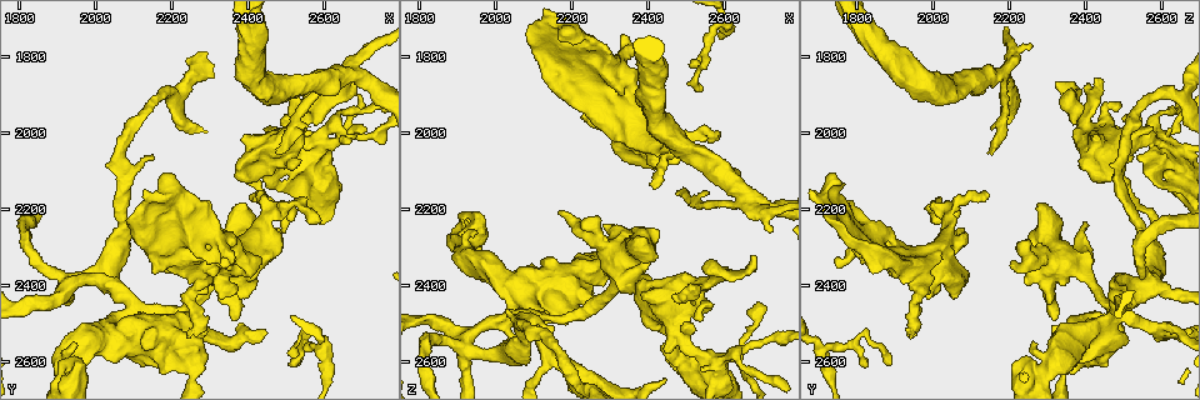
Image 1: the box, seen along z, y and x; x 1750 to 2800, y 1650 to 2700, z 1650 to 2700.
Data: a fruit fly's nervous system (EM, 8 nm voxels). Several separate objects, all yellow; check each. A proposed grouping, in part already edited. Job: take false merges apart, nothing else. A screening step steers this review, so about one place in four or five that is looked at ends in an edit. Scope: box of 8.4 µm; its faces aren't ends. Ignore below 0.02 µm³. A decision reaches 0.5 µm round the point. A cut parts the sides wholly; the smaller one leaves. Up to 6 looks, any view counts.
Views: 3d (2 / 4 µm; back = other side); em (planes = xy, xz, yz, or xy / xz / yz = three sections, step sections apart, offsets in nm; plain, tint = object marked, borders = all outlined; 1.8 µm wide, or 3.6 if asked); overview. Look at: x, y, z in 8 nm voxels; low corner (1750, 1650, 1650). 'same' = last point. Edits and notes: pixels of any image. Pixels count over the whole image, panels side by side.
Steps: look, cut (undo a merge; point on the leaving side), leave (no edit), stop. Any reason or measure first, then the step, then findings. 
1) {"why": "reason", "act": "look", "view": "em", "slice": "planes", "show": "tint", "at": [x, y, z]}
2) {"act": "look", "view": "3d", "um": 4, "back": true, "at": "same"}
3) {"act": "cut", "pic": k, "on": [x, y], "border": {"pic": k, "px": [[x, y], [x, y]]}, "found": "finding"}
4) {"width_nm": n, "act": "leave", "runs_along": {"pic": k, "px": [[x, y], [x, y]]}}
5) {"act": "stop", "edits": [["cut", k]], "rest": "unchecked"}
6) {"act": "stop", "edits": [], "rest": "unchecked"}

{"why": "four or more arms meet", "act": "look", "view": "3d", "um": 4, "at": [1920, 2385, 2555]}

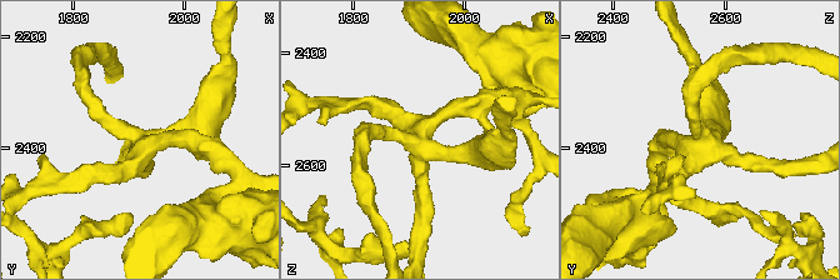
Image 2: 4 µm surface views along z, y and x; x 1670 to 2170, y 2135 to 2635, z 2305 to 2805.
{"why": "now the EM", "act": "look", "view": "em", "slice": "xz", "step": 16, "show": "tint", "at": [1925, 2385, 2550]}

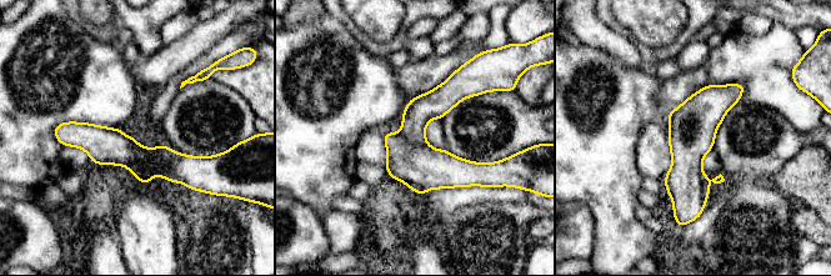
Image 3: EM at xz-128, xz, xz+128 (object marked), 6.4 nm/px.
{"act": "look", "view": "em", "slice": "planes", "show": "tint", "at": "same"}

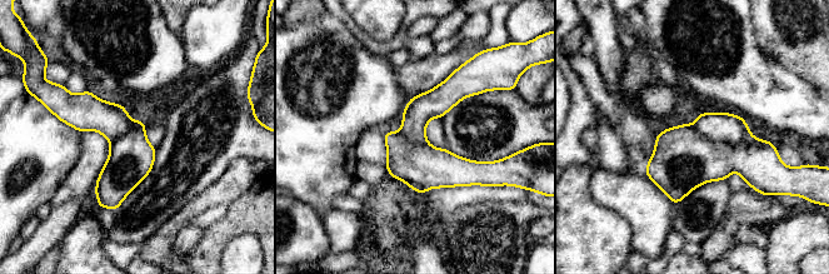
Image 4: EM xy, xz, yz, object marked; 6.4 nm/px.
{"width_nm": 300, "act": "leave", "found": "all the same neuron"}

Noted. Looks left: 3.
{"why": "abrupt turn", "act": "look", "view": "em", "slice": "planes", "show": "tint", "at": [2550, 1970, 2395]}

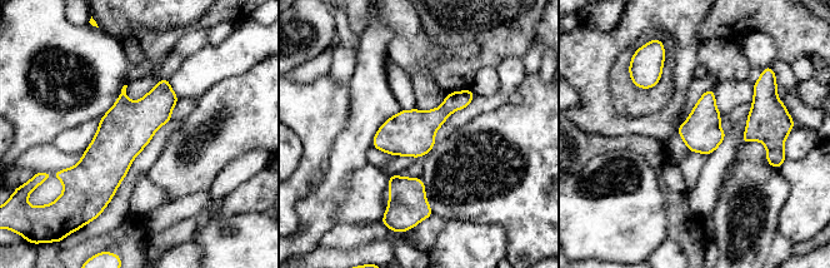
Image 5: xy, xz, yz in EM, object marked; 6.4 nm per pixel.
{"act": "leave", "found": "continuous, no second neuron"}

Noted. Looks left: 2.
{"why": "sharp bend", "act": "look", "view": "em", "slice": "xy", "step": 16, "show": "tint", "at": [2560, 2060, 2630]}

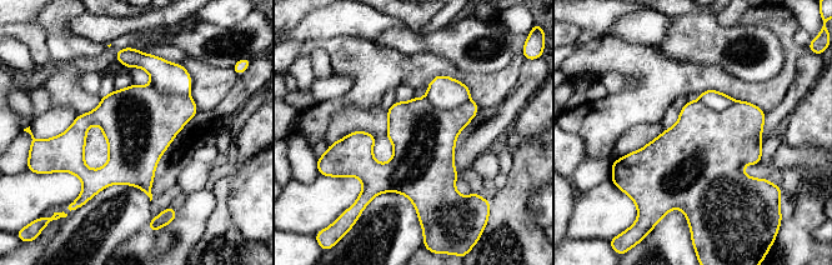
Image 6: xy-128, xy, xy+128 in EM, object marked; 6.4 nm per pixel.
{"why": "another direction", "act": "look", "view": "em", "slice": "planes", "show": "tint", "at": "same"}

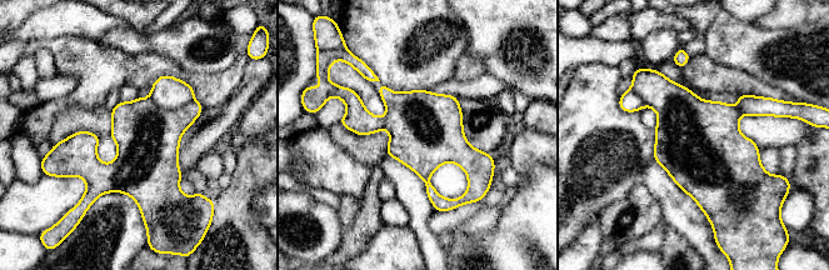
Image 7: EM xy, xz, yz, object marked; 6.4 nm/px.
{"act": "cut", "pic": 7, "on": [169, 93], "border": {"pic": 7, "px": [[149, 98], [169, 109], [193, 100]]}, "found": "a second neuron is stuck on"}

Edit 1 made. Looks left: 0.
{"act": "stop", "edits": [["cut", 7]], "rest": "unchecked"}

